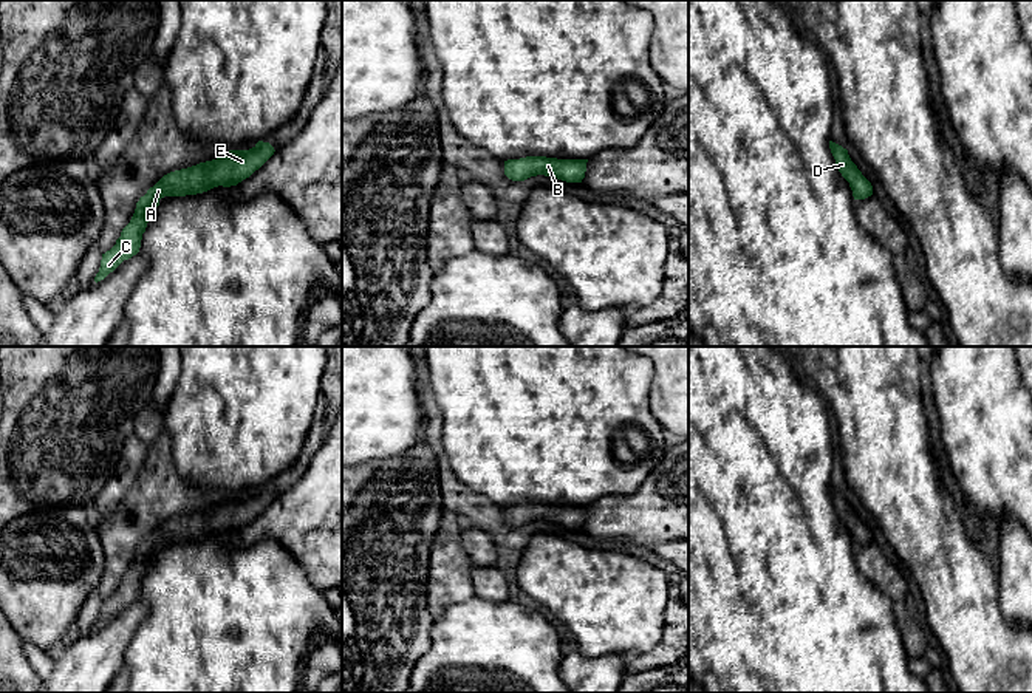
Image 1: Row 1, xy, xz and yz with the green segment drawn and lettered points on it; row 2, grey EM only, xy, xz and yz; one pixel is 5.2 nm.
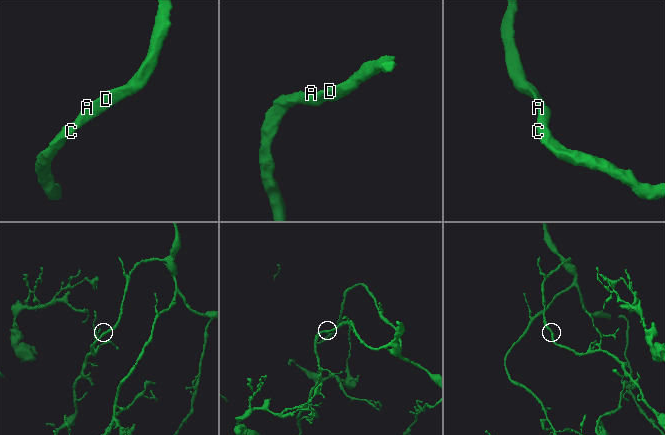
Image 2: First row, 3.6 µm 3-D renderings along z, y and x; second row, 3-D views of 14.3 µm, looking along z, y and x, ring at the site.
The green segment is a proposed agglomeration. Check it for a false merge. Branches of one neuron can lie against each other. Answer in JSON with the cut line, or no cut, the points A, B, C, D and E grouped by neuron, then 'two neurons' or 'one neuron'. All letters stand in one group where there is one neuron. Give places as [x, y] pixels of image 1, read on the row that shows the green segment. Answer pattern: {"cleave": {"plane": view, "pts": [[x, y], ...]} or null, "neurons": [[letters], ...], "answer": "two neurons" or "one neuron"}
{"cleave": null, "neurons": [["A", "B", "C", "D", "E"]], "answer": "one neuron"}

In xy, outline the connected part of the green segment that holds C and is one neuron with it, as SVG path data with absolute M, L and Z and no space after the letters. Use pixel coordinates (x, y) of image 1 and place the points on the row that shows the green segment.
M258 141L249 150L229 150L217 159L164 175L139 198L135 213L130 223L122 229L116 244L102 254L101 268L94 282L104 280L124 260L139 252L142 234L153 217L153 210L159 206L161 198L196 195L218 186L237 186L258 170L274 152L269 142Z

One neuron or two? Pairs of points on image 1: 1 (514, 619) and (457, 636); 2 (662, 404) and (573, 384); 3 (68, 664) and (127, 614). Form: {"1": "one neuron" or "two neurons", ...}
{"1": "one neuron", "2": "two neurons", "3": "one neuron"}

